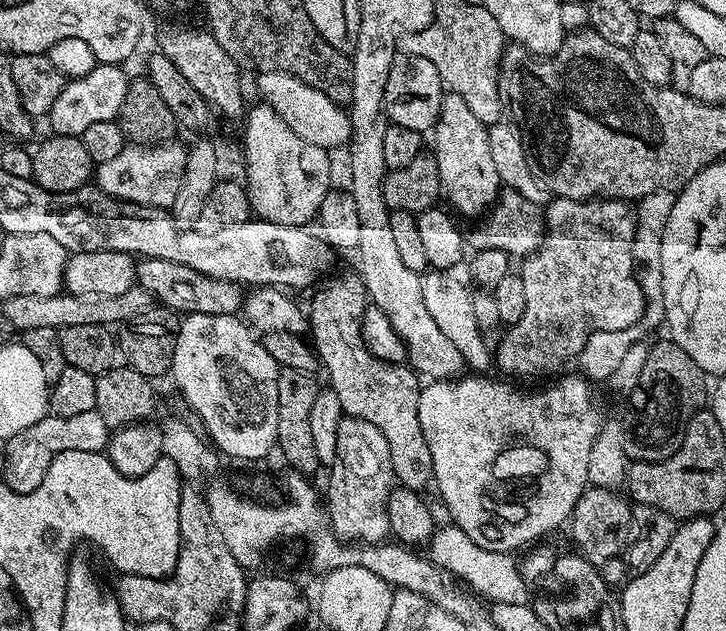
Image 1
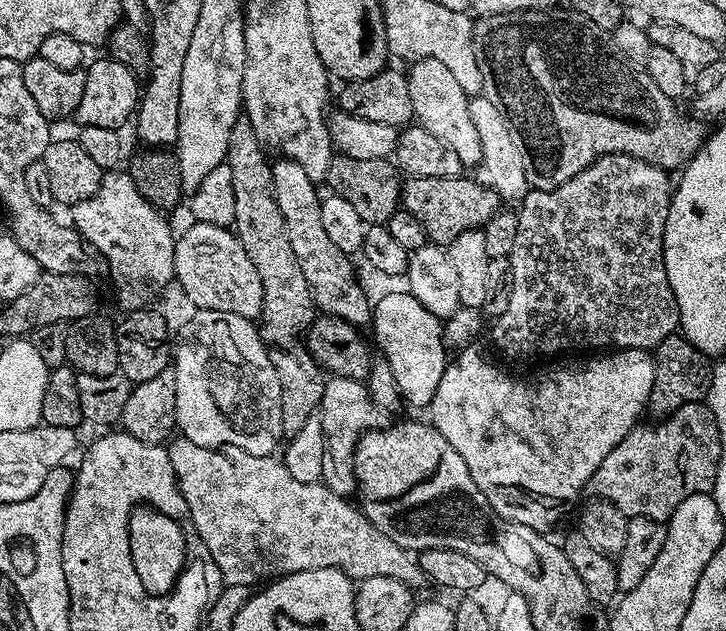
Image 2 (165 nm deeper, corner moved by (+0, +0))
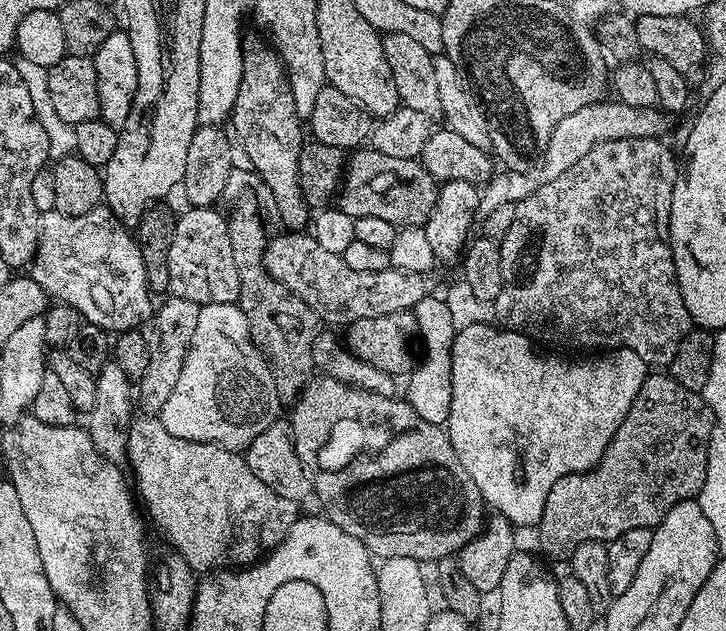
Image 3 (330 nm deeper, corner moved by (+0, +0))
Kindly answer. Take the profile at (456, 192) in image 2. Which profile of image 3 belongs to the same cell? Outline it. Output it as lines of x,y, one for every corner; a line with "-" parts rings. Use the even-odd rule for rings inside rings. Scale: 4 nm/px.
364,146
347,157
344,179
338,189
338,207
353,218
383,218
400,230
419,228
430,218
439,193
438,181
420,165
419,159
390,158

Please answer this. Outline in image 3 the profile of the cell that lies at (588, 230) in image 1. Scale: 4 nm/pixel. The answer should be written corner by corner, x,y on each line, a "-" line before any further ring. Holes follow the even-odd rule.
630,138
602,142
594,146
588,154
583,155
561,177
542,185
536,192
516,204
514,222
510,225
510,230
506,230
504,239
499,241
502,254
502,290
494,302
494,316
503,327
520,332
529,340
539,342
541,345
558,344
574,348
596,348
592,350
625,348
634,350
634,354
638,354
638,358
645,360
649,366
671,365
682,338
686,338
686,334
693,331
694,325
686,310
686,302
682,302
682,290
678,286
678,278
674,270
672,248
668,245
670,202
678,179
678,160
676,164
671,150
663,144
664,142
660,138

